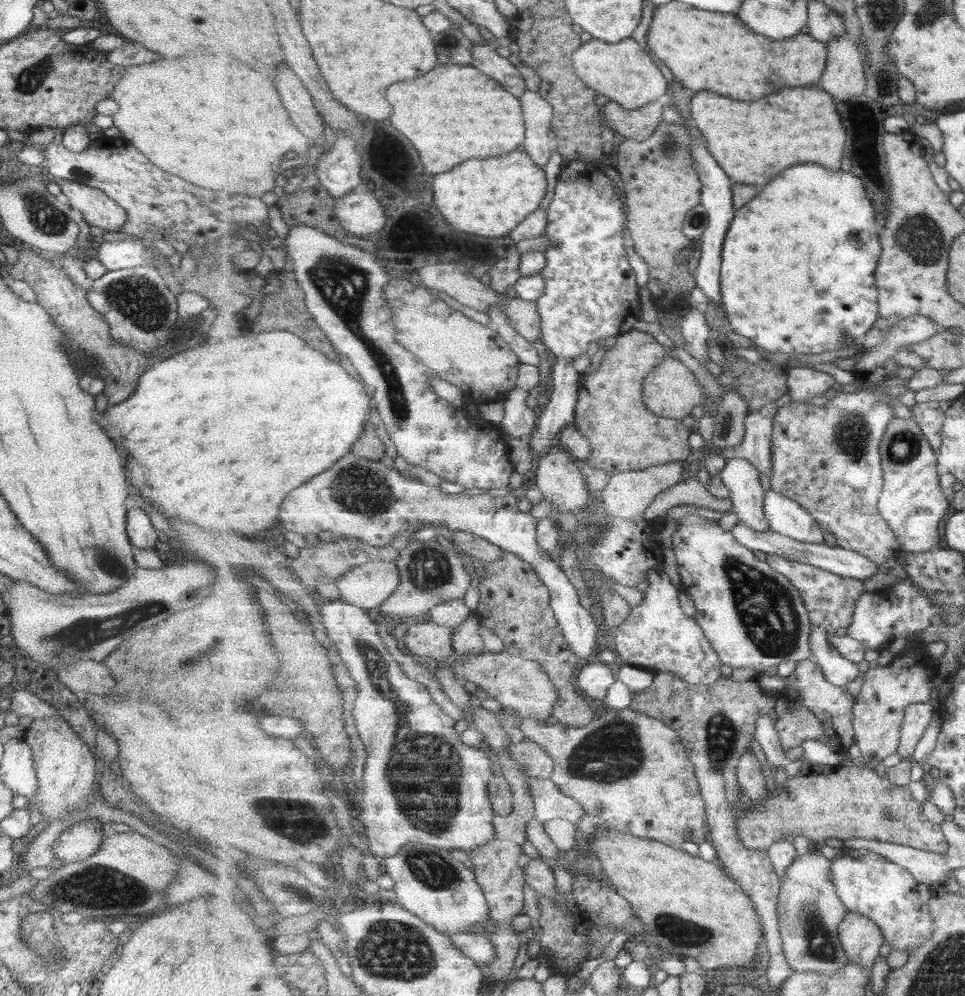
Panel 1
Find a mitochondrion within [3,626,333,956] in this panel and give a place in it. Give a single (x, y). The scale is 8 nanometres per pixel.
(98, 889)

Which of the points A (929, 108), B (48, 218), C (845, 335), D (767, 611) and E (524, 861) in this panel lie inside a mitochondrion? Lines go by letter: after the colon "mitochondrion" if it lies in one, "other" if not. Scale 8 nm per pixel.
A: other
B: mitochondrion
C: mitochondrion
D: mitochondrion
E: other

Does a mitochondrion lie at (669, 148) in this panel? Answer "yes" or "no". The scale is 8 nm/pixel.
yes

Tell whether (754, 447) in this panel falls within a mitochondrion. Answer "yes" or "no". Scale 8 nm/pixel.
no

